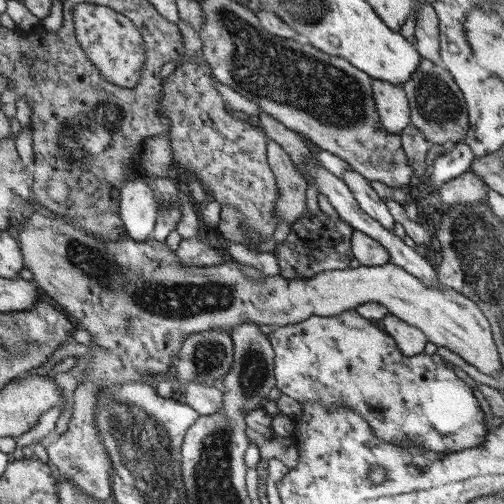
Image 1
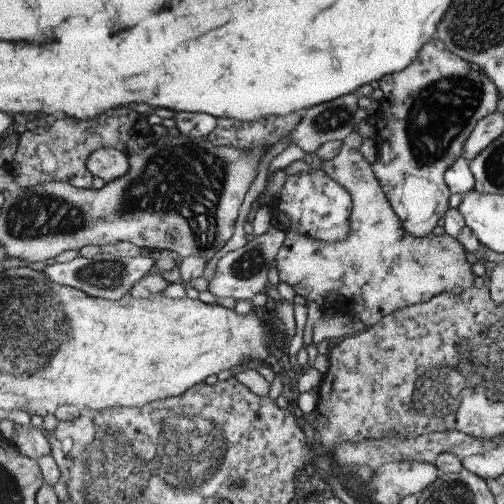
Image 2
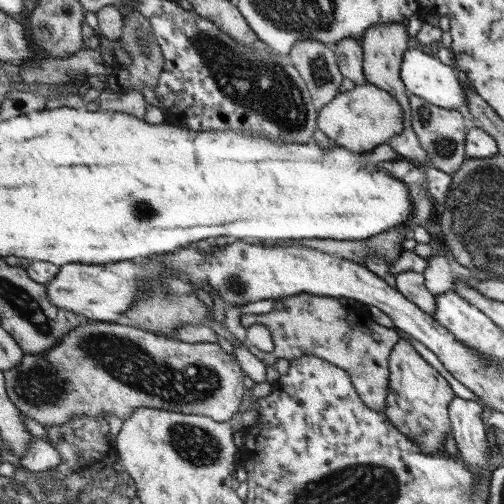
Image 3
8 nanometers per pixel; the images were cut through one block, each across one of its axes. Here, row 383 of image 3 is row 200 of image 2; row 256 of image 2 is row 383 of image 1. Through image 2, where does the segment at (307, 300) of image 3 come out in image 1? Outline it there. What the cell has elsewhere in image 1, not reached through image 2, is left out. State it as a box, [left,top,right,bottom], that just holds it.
[271,310,489,456]

